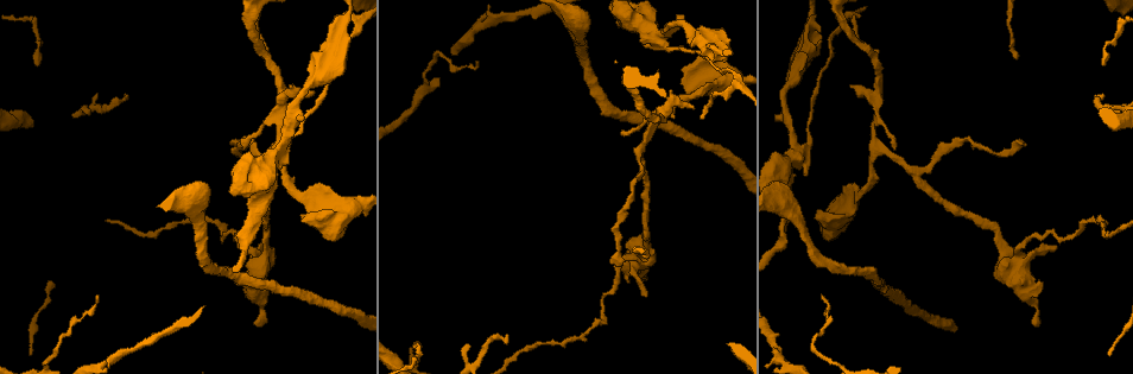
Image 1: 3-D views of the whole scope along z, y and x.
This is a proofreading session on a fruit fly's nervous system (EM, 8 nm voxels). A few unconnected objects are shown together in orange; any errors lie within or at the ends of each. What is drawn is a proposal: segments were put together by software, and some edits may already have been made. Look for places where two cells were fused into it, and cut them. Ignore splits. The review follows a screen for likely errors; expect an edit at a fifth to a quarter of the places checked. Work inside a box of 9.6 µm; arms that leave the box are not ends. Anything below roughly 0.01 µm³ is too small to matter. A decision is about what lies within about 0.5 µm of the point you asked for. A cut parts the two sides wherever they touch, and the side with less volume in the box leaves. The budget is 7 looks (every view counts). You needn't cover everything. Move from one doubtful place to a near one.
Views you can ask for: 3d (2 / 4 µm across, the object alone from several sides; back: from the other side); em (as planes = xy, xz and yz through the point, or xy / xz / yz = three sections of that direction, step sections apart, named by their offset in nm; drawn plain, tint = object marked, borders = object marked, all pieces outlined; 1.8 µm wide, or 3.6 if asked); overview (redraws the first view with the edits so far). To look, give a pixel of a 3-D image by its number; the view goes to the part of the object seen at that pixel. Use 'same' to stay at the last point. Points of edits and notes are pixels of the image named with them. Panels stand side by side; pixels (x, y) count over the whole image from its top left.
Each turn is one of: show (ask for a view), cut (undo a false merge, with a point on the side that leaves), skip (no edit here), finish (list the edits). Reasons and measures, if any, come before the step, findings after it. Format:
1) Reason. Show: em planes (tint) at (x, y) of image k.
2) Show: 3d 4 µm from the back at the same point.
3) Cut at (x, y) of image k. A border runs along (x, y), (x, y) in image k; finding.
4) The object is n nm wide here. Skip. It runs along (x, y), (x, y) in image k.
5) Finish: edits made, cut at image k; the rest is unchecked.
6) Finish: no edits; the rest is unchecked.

Show: em planes (tint) at (661, 38) of image 1.

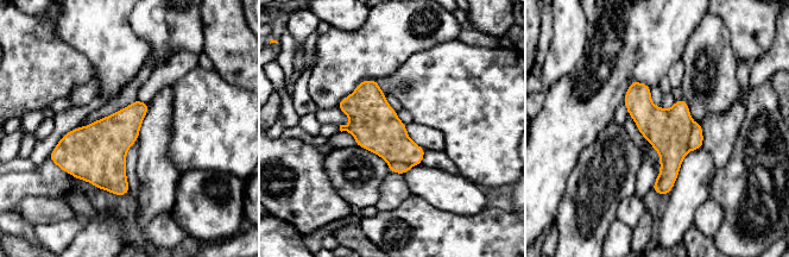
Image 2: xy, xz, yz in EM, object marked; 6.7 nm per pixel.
Cut at (695, 142) of image 2. Two cells meet here.

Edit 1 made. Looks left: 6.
A narrow waist. Show: em planes (plain) at (875, 100) of image 1.

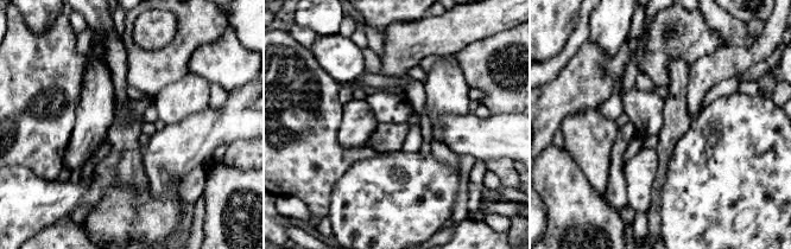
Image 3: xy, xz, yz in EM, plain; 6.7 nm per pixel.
With the object marked. Show: em planes (tint) at the same point.

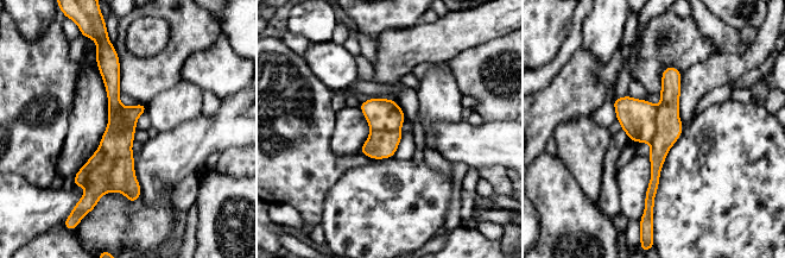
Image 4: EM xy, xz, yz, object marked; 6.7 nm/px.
Skip. It runs along (111, 61), (118, 175), (132, 199) in image 4; continuous, no second cell.

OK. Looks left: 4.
Sudden change in width. Show: em planes (borders) at (1009, 262) of image 1.

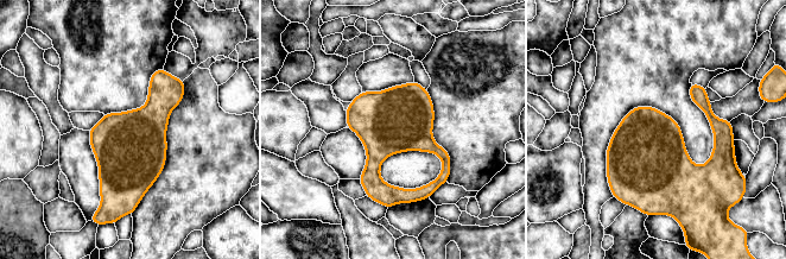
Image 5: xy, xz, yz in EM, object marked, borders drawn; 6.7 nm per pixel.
The object is 440 nm wide here. Skip. Continuous, no second cell.

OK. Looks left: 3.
Finish: edits made, cut at image 2; the rest is unchecked.

